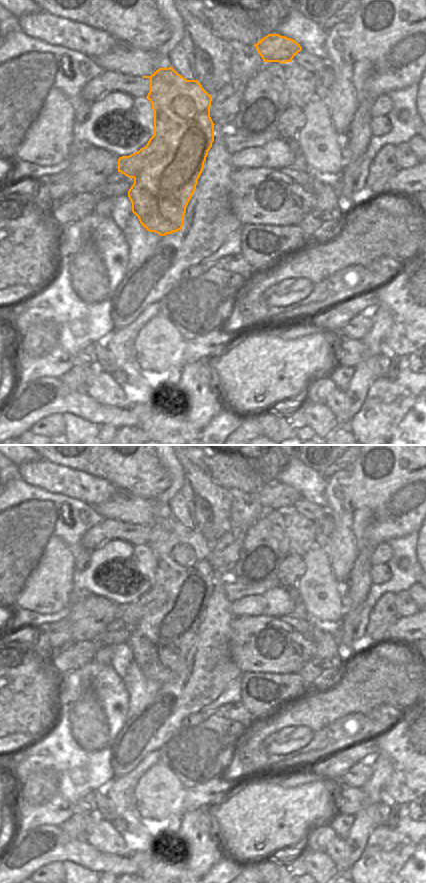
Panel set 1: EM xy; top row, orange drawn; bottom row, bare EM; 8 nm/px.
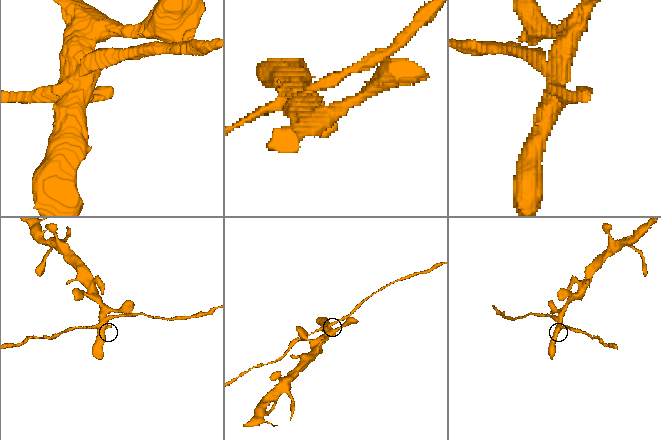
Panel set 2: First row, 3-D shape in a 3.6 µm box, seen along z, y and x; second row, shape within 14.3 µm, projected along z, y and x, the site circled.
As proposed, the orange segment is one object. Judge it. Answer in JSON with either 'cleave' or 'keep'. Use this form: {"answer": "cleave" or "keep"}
{"answer": "cleave"}

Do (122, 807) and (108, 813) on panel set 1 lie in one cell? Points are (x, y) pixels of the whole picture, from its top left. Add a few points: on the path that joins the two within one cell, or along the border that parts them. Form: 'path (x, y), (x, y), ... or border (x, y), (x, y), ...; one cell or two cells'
border (104, 789), (115, 812), (125, 823), (124, 832); two cells

